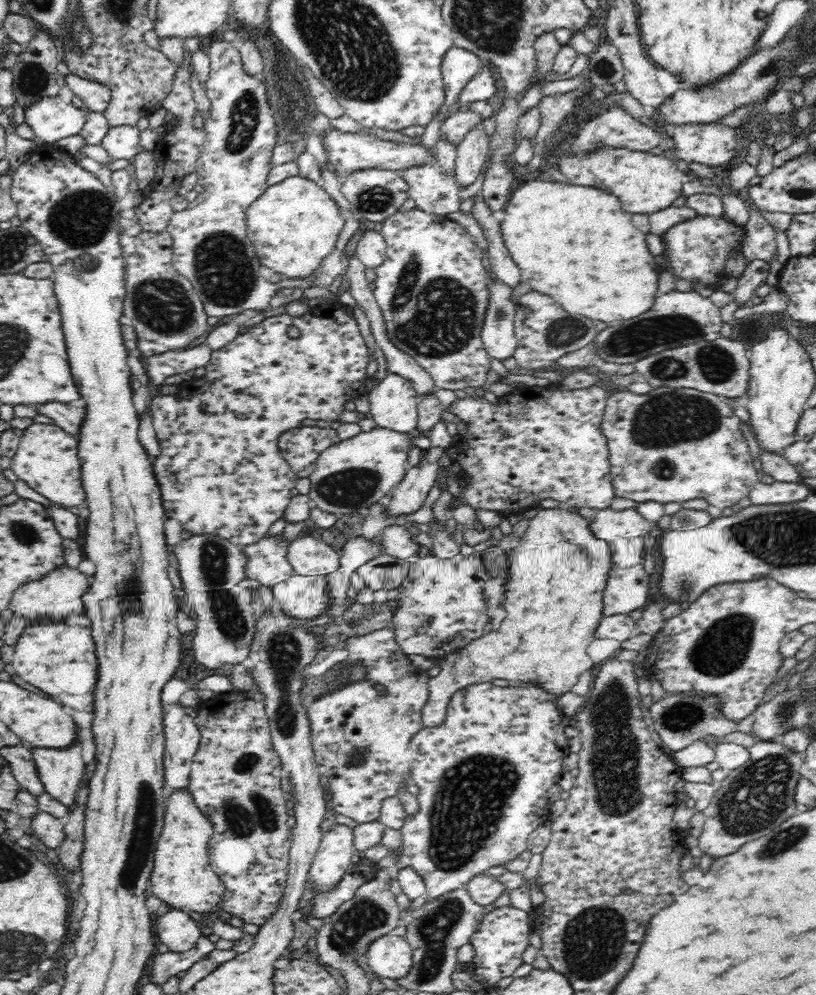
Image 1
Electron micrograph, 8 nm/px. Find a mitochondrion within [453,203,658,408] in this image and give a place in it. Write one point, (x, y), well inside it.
(565, 332)

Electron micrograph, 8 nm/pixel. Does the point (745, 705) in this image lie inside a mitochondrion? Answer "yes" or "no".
no

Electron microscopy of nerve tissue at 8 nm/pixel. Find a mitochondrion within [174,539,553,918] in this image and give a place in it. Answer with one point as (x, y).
(471, 796)

